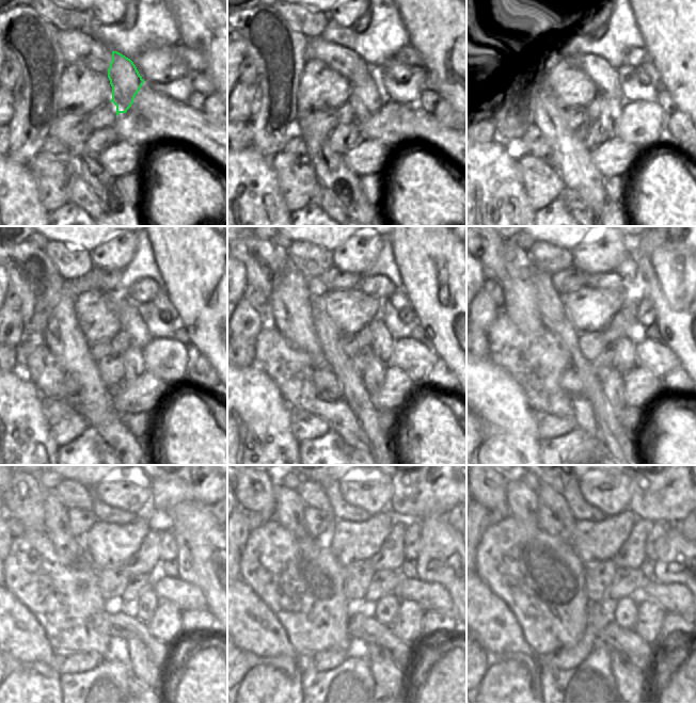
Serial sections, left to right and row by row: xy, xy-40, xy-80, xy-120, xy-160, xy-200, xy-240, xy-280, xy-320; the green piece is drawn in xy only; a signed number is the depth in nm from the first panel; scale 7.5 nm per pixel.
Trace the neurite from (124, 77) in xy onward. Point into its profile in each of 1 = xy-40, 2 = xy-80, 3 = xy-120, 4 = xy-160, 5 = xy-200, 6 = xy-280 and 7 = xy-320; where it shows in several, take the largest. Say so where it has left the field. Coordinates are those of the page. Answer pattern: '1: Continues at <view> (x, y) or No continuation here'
1: Continues at xy-40 (366, 98)
2: Continues at xy-80 (611, 108)
3: Continues at xy-120 (133, 361)
4: Continues at xy-160 (374, 376)
5: Continues at xy-200 (613, 381)
6: Continues at xy-280 (389, 678)
7: Continues at xy-320 (631, 681).

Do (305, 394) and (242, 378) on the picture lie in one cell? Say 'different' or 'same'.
different

